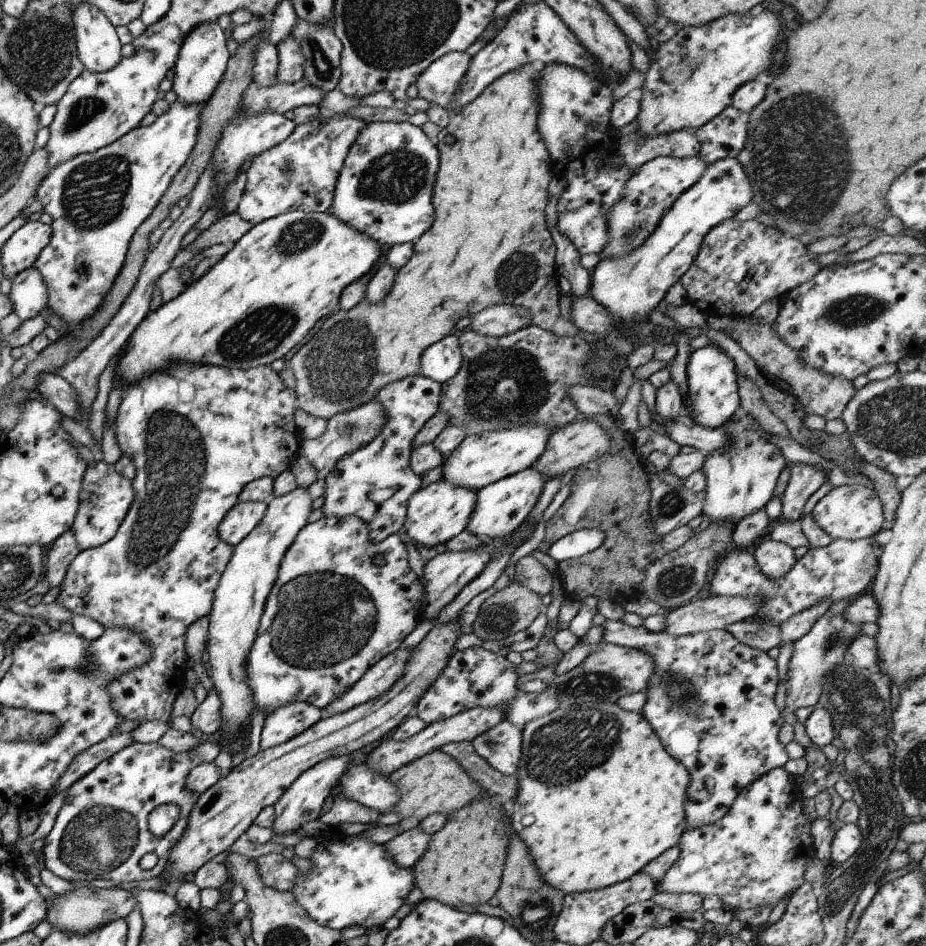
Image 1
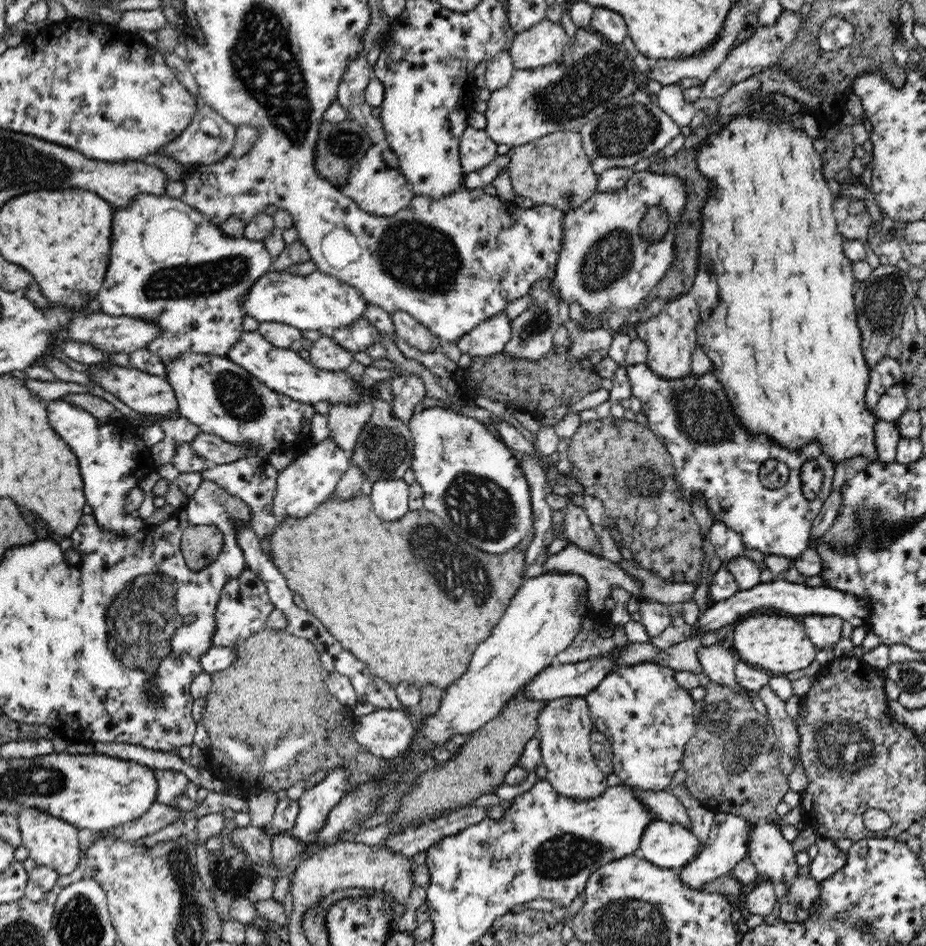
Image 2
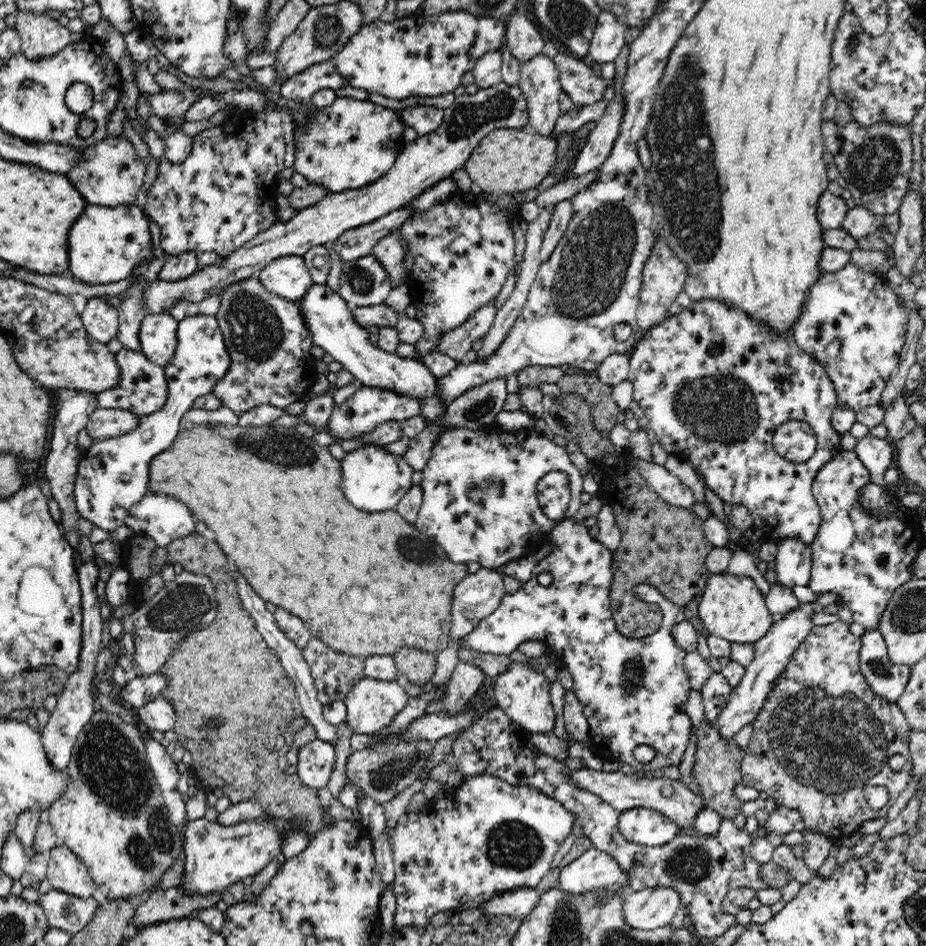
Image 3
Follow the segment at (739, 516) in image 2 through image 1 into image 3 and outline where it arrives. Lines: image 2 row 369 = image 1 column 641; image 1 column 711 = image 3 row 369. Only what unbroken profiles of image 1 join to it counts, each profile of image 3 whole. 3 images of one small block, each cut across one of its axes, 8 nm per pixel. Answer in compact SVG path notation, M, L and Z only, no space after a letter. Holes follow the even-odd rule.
M705 298L701 301L692 301L686 310L666 317L662 322L651 326L650 330L641 333L639 342L629 353L629 375L627 379L633 384L633 400L640 408L644 408L645 416L649 420L649 428L654 430L654 434L656 434L659 444L664 450L670 455L678 456L690 465L699 468L705 476L706 486L720 498L728 500L732 505L742 504L746 506L752 513L753 527L762 531L764 538L772 538L776 542L784 537L798 537L804 543L811 544L822 522L820 505L812 495L813 478L821 466L825 465L835 454L842 452L843 448L840 446L840 434L834 432L830 424L831 414L837 406L836 391L832 381L822 365L801 350L792 333L787 334L773 330L768 323L758 321L754 315L750 315L720 299ZM790 420L806 422L815 432L817 438L815 453L804 462L790 462L778 454L774 448L774 432L780 428L781 424Z

